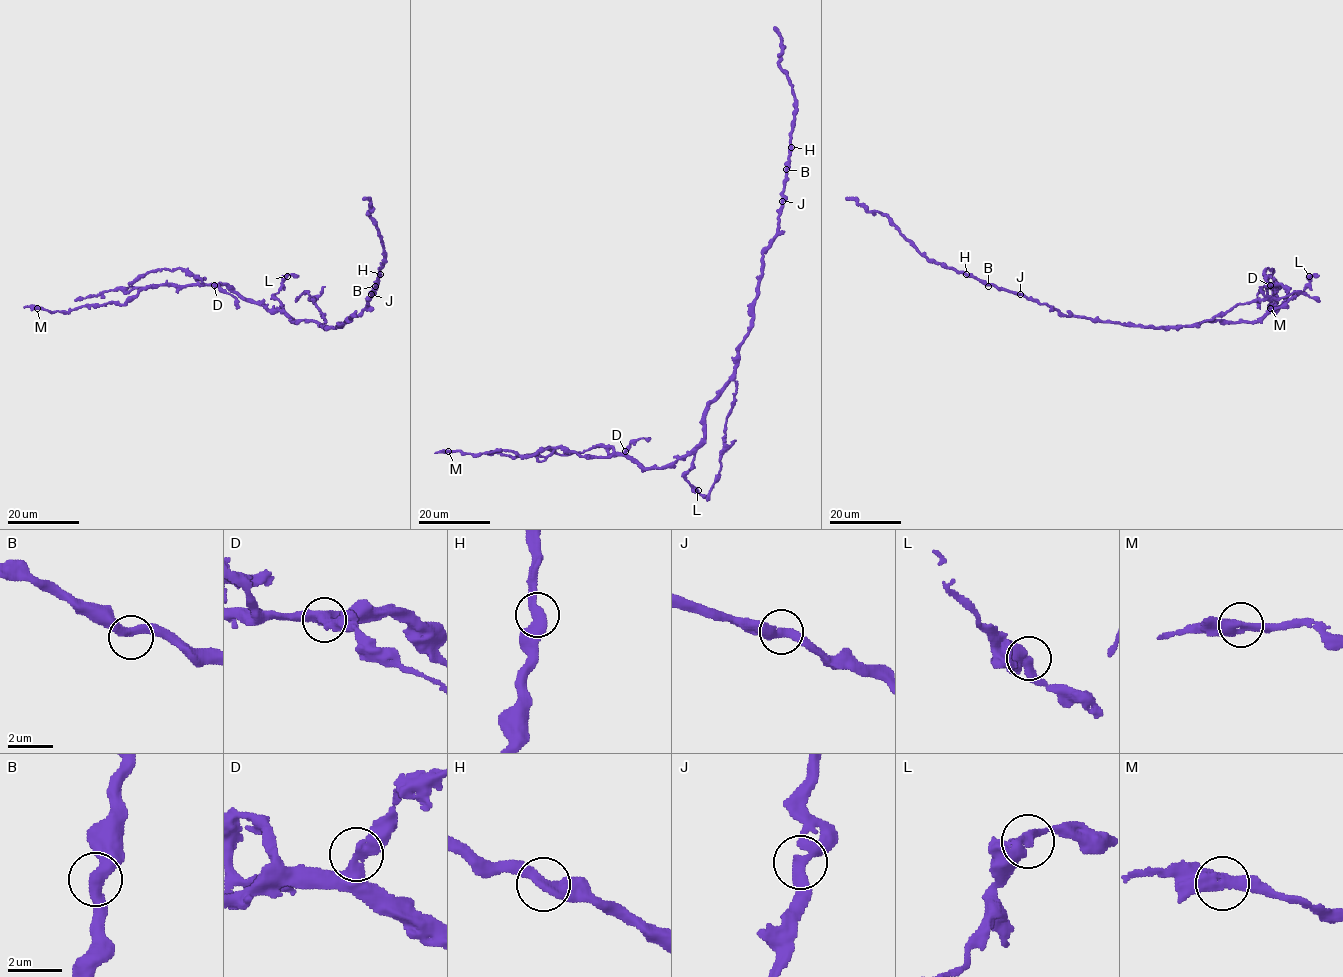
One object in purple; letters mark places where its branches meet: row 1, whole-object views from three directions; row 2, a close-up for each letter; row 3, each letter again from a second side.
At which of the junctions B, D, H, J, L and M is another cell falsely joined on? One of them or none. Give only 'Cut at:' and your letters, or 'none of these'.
Cut at: none of these

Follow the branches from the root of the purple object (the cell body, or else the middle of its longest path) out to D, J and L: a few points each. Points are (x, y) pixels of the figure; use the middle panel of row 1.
D: (735, 362), (735, 375), (709, 404), (705, 415), (704, 439), (695, 448), (660, 468), (643, 468), (624, 451)
J: (735, 362), (738, 346), (750, 328), (753, 301), (762, 274), (763, 250), (777, 233), (782, 201)
L: (735, 362), (735, 375), (709, 404), (705, 441), (696, 450), (693, 465), (685, 476), (692, 489), (698, 490)

